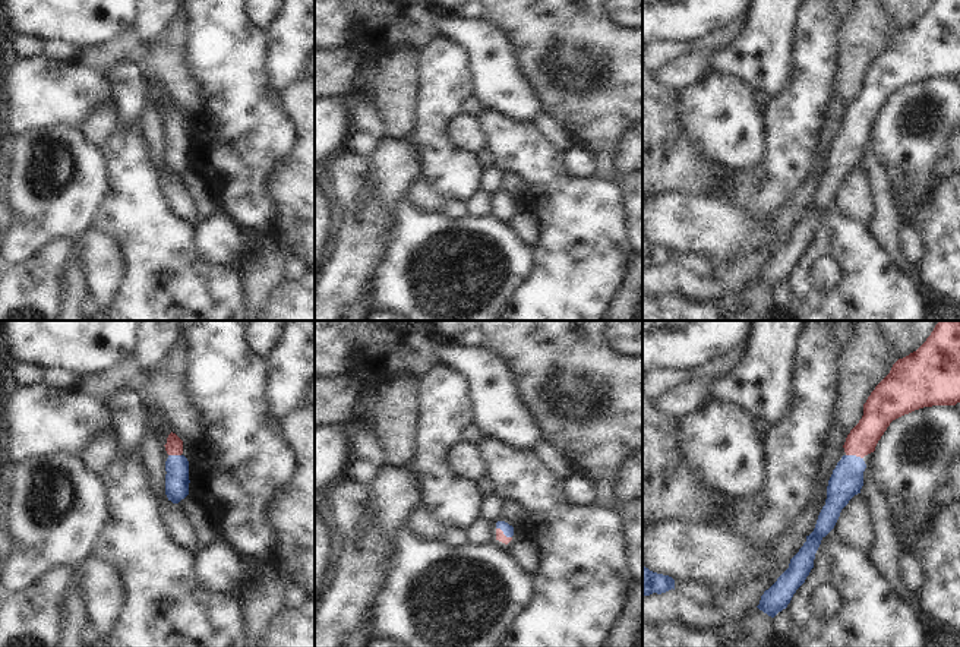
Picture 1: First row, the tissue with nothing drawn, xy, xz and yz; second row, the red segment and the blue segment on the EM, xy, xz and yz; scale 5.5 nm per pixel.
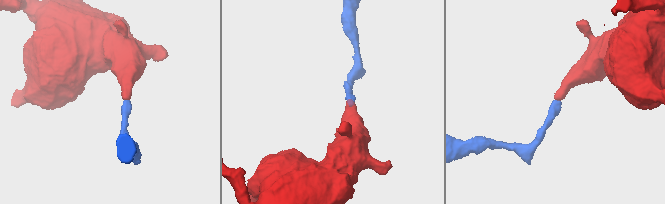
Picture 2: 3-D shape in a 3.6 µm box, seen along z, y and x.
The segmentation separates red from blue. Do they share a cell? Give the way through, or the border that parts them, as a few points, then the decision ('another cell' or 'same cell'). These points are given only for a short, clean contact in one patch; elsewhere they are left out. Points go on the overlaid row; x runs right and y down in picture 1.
across xz (499, 535), (502, 533), (508, 530) | same cell

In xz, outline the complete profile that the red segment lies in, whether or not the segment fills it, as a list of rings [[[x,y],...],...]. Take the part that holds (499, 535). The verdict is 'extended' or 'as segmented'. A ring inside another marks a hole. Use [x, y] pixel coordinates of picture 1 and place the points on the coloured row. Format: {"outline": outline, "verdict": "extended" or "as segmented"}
{"outline": [[[498,521],[496,523],[496,540],[508,545],[512,540],[514,536],[514,527],[509,526],[505,521]]], "verdict": "extended"}

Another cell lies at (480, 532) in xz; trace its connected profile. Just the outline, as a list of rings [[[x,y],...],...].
[[[479,518],[467,530],[467,543],[484,545],[496,540],[496,524],[486,518]]]

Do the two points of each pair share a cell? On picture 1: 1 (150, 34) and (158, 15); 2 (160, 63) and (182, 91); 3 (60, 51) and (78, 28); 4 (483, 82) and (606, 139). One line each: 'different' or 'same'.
1: same
2: same
3: different
4: different

